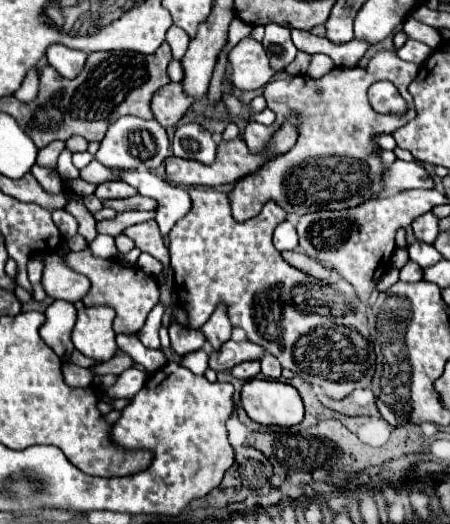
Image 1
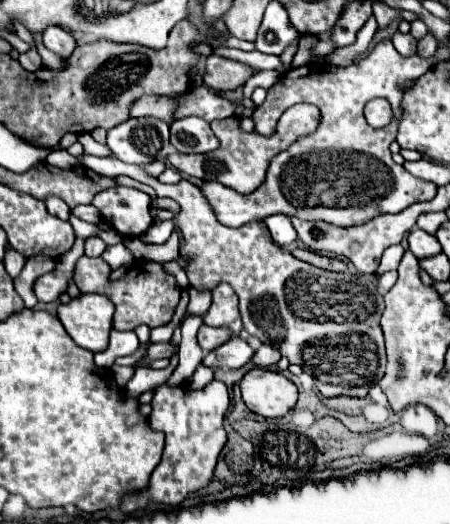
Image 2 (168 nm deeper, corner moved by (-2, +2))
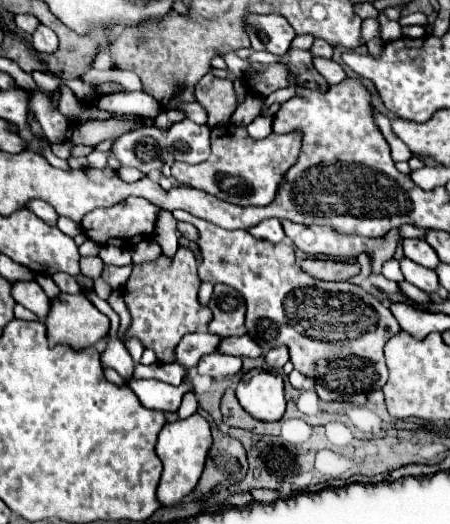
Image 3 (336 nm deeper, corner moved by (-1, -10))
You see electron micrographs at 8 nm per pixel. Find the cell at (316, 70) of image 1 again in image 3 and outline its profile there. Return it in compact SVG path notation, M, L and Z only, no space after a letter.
M365 18L365 20L363 20L361 32L363 32L363 40L365 40L365 42L369 42L369 40L373 40L373 38L379 38L379 36L381 36L379 30L381 30L381 28L379 28L377 18Z

